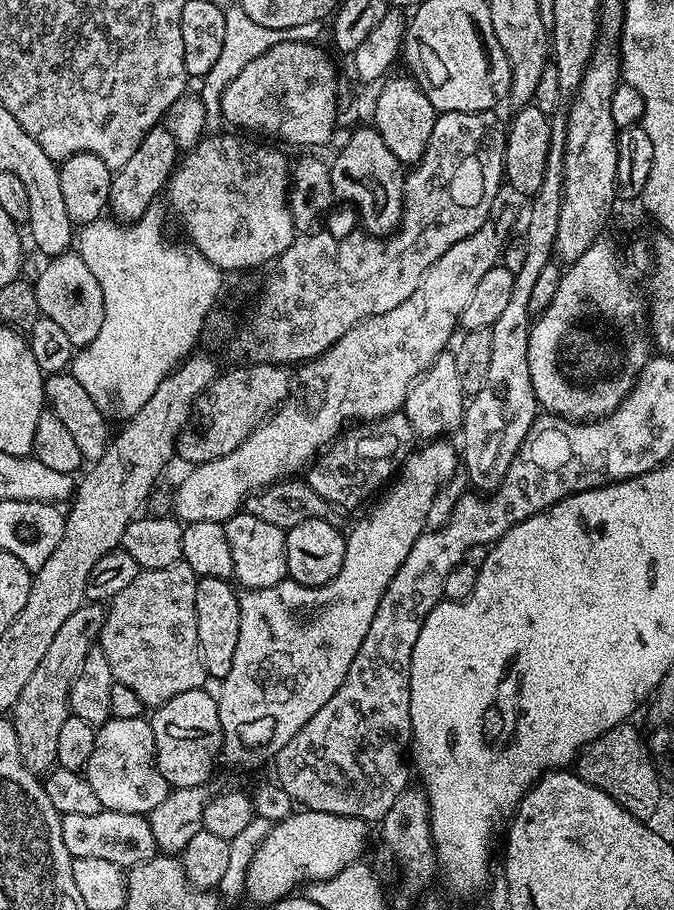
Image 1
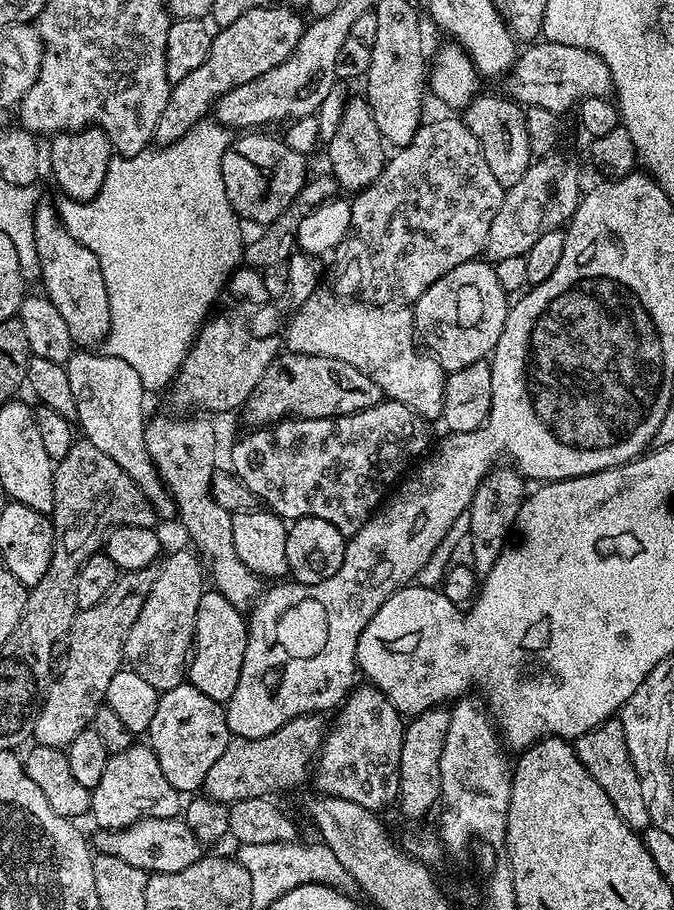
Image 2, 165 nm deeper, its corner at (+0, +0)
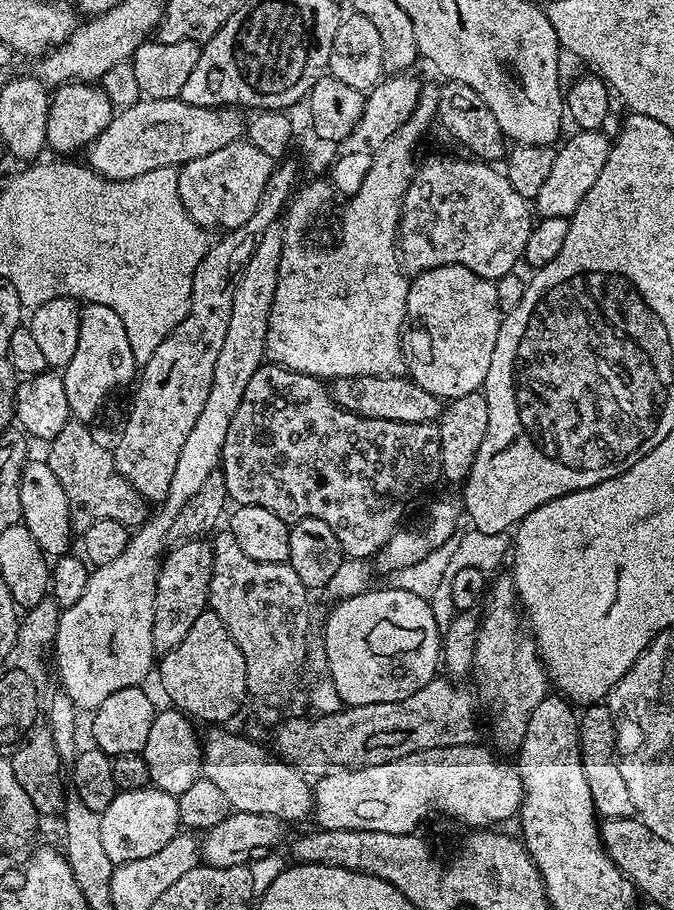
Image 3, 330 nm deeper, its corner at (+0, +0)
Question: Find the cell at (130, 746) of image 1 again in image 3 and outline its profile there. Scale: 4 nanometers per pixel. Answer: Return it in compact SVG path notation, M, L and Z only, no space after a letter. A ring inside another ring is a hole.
M155 786L117 791L110 806L106 806L106 810L100 813L100 825L102 846L112 865L150 858L150 854L158 854L158 850L162 850L162 846L166 846L166 842L170 842L170 838L181 831L178 799Z

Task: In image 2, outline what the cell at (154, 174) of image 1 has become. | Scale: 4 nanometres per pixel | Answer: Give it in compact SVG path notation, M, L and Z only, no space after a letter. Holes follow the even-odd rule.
M283 6L255 8L246 10L238 22L230 22L230 26L219 29L212 37L206 62L202 62L198 70L190 70L182 82L172 85L170 98L158 117L158 126L154 126L153 141L160 146L178 142L192 127L203 121L215 109L216 101L230 90L286 62L286 58L290 58L298 46L306 27L306 20L300 14L295 8Z

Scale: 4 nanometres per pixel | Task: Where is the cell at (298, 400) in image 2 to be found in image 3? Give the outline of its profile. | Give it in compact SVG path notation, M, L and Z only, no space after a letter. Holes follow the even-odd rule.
M407 375L402 376L338 376L331 381L332 401L347 412L369 420L389 420L403 424L430 424L440 419L442 401L439 396L422 390Z

